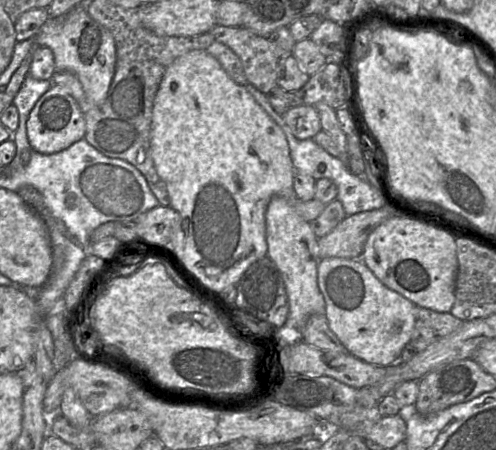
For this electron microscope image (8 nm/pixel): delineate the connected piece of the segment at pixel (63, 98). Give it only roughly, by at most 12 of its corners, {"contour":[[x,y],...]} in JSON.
{"contour":[[53,85],[27,120],[31,147],[54,154],[83,139],[83,113]]}

